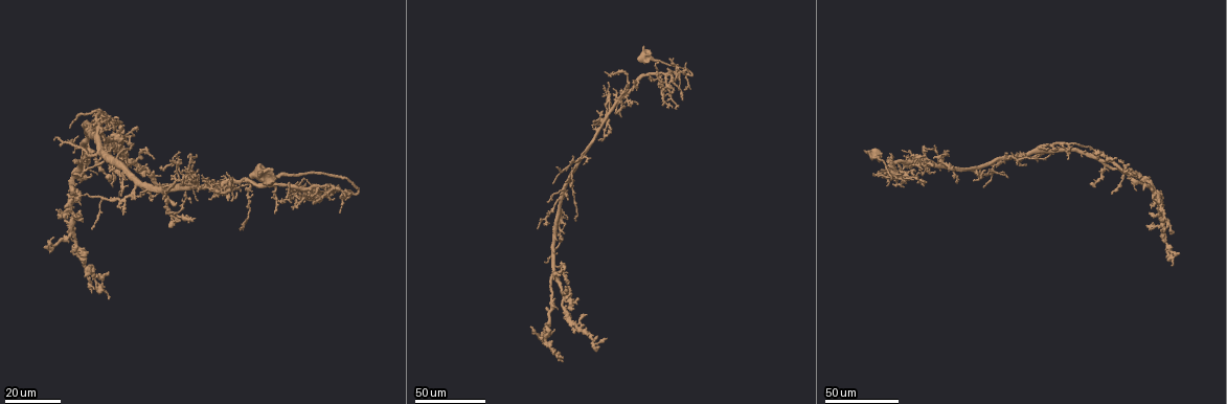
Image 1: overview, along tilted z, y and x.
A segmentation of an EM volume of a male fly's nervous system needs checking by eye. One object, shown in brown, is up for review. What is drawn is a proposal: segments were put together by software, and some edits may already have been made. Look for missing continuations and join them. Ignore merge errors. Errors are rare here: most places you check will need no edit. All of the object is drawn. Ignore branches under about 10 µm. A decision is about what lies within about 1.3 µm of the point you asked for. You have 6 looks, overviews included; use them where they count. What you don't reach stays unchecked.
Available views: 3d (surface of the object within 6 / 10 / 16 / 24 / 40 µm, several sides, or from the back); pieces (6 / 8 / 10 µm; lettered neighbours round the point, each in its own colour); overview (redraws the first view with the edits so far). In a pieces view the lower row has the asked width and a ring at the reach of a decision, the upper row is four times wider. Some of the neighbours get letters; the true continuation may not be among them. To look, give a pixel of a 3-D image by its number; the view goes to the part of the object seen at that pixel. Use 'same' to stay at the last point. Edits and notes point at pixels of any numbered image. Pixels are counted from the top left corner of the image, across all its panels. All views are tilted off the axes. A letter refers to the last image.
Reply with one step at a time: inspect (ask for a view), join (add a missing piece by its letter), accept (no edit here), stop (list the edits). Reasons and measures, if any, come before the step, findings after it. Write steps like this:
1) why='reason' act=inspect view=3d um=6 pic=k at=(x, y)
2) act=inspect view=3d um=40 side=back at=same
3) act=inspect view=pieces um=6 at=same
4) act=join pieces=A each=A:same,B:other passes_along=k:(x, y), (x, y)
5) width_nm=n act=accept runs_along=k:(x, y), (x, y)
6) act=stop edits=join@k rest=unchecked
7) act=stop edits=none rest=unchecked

why='an open end' act=inspect view=3d um=40 pic=1 at=(548, 201)

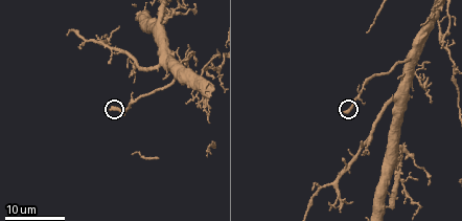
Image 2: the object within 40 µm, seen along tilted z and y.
why='see the neighbours' act=inspect view=pieces um=6 pic=2 at=(343, 114)

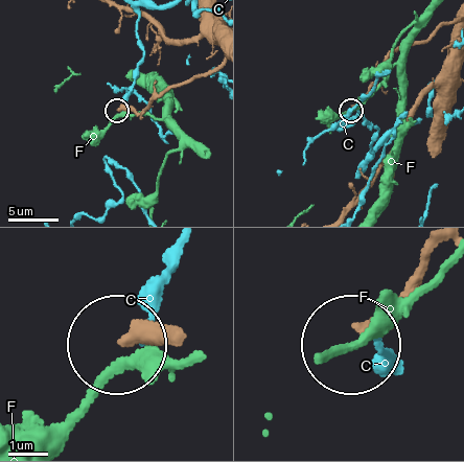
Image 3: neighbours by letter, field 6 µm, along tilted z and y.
act=accept each=C:other,F:other runs_along=3:(174, 341), (128, 340) found='no lettered piece goes on from it'

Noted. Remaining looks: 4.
why='an open end' act=inspect view=3d um=24 pic=1 at=(1098, 149)

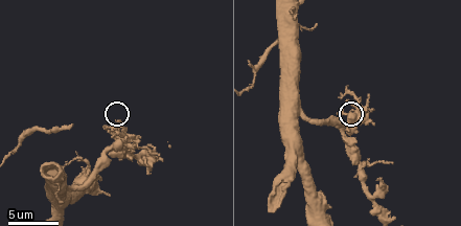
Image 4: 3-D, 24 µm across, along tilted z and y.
act=inspect view=pieces um=6 pic=4 at=(337, 111)

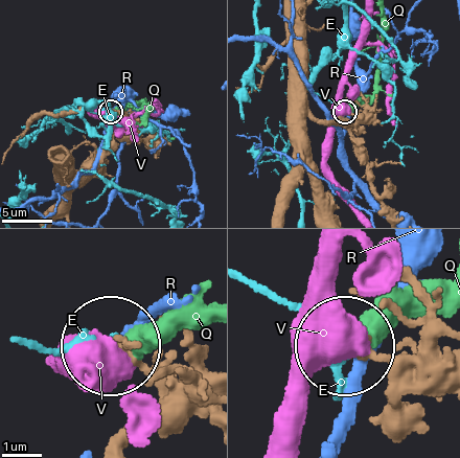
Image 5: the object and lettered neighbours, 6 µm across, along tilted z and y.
width_nm=220 act=accept each=E:other,Q:other,R:other,V:other runs_along=5:(393, 370), (350, 350) found='none of them fits'

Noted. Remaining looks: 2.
why='an open end' act=inspect view=3d um=24 pic=1 at=(108, 296)

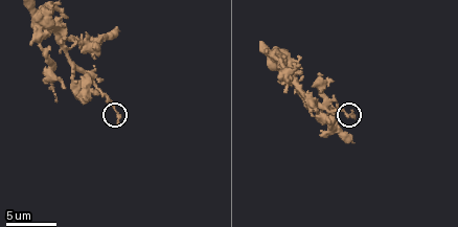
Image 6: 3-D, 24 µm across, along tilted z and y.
act=inspect view=pieces um=8 pic=6 at=(353, 112)

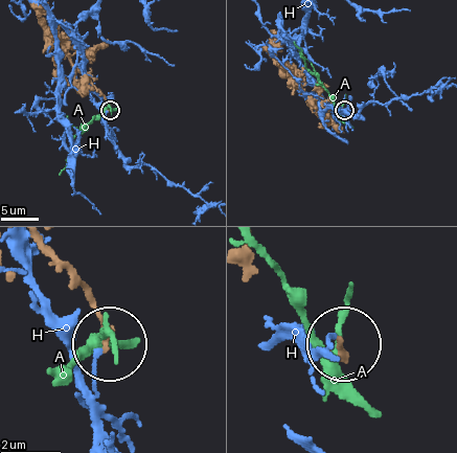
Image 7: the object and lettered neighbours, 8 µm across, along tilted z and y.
act=accept each=A:other,H:other runs_along=7:(47, 246), (87, 299), (107, 343) found='no lettered piece goes on from it'

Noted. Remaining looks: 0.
act=stop edits=none rest=unchecked

